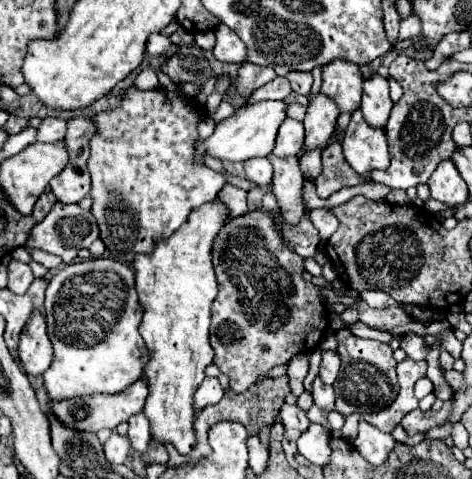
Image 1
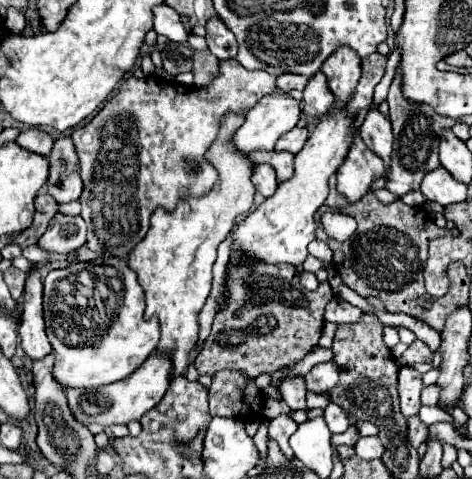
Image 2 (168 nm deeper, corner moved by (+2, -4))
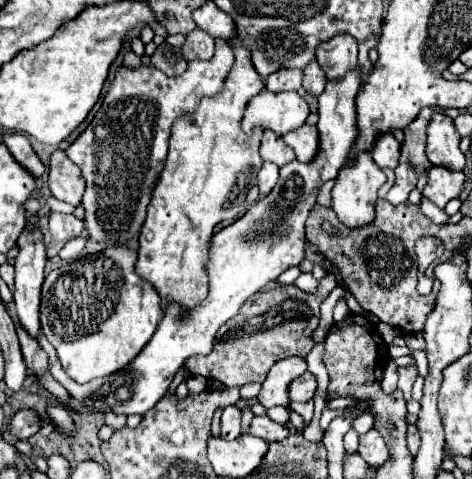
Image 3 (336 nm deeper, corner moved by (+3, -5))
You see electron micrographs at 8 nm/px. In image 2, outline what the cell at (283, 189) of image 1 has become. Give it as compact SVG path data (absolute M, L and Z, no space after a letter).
M250 152L250 160L254 160L254 164L266 162L276 170L278 182L284 182L292 176L294 172L294 154L290 152Z

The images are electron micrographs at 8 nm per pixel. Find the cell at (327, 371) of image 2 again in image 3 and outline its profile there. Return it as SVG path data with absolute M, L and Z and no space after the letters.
M303 373L289 385L291 401L311 401L317 391L317 377L313 373Z

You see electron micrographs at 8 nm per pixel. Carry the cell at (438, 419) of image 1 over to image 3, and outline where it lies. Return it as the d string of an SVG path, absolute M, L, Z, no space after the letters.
M409 425L407 427L407 445L409 445L411 455L417 455L419 445L421 445L421 439L419 439L419 431L417 431L415 425Z

